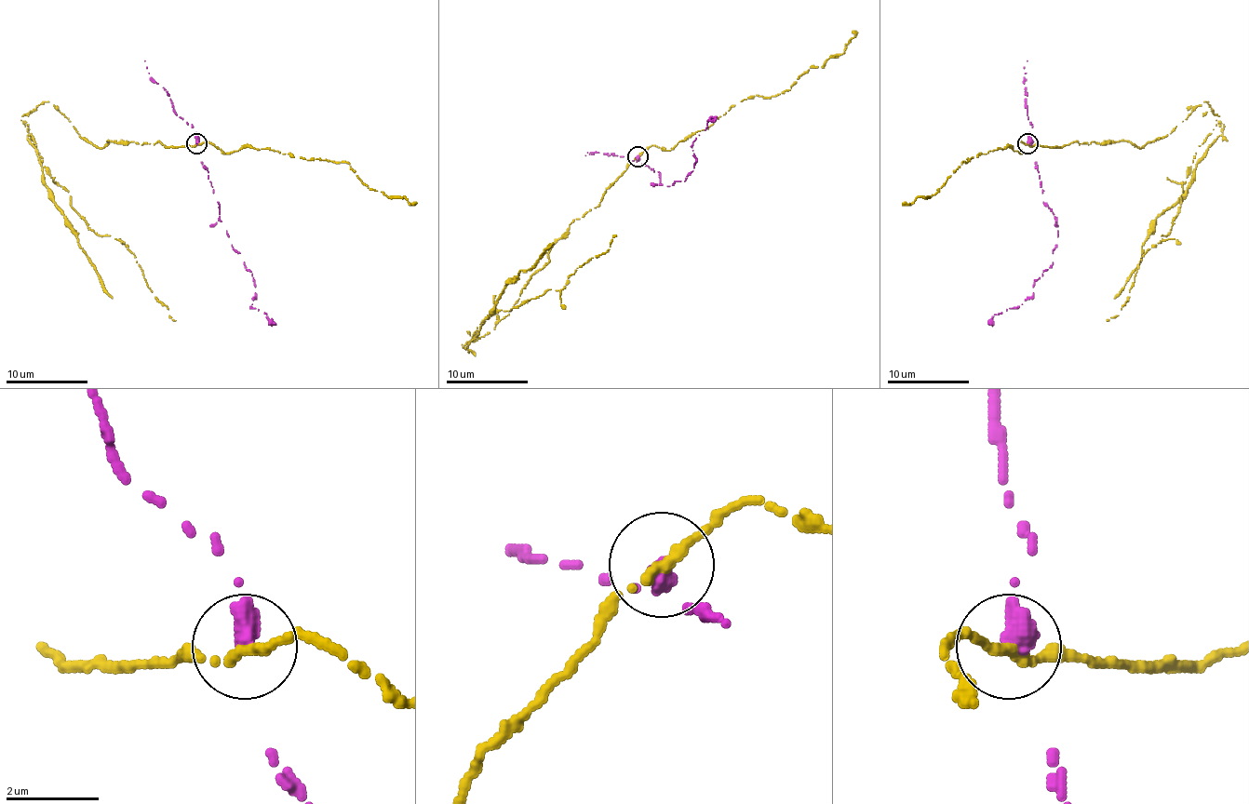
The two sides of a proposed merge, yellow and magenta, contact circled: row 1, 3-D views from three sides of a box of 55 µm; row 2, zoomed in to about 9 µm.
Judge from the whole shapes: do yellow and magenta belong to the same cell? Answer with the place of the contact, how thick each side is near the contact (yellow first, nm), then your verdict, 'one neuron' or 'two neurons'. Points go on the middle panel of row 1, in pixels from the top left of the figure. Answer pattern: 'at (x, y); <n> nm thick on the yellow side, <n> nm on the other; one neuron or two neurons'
at (637, 156); 240 nm thick on the yellow side, 480 nm on the other; two neurons

